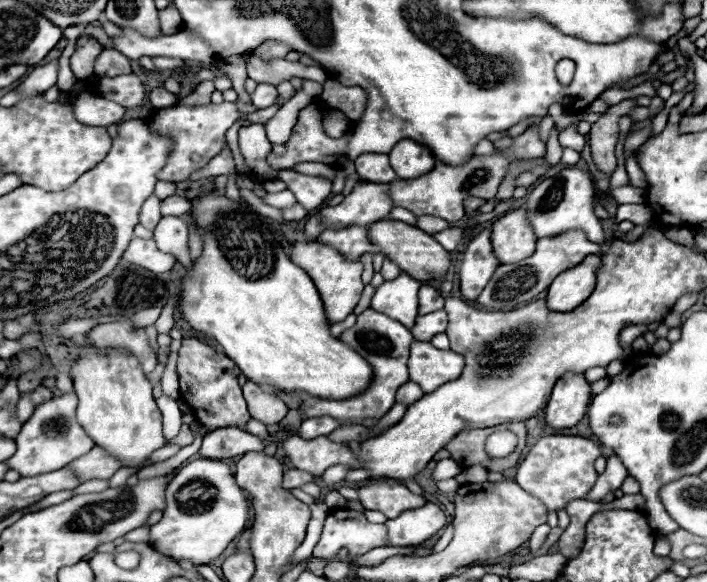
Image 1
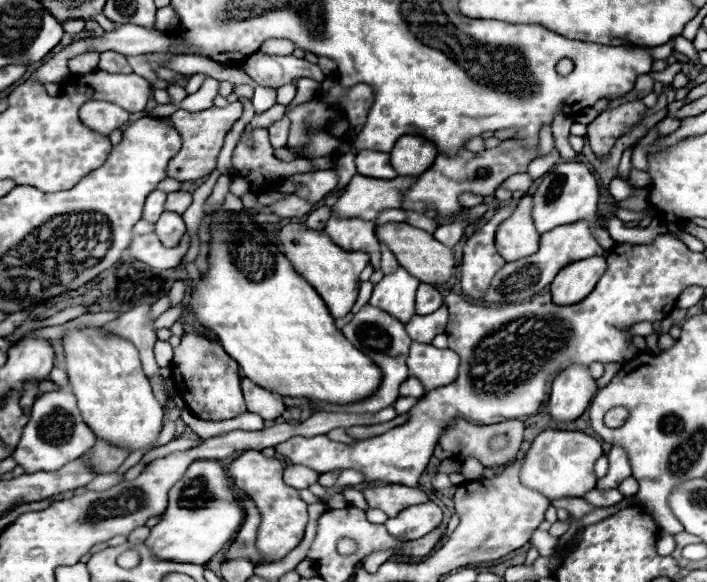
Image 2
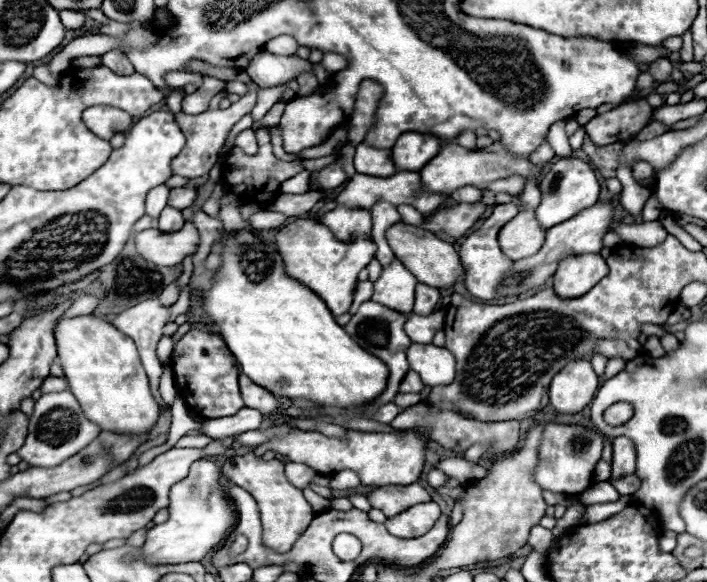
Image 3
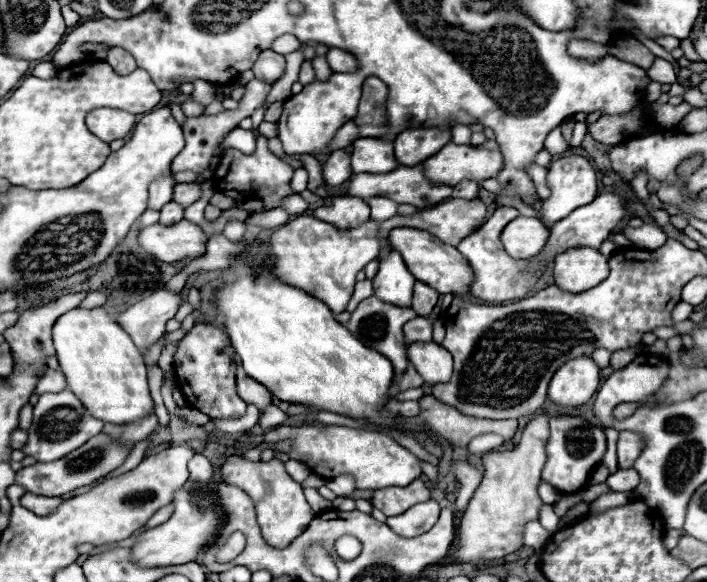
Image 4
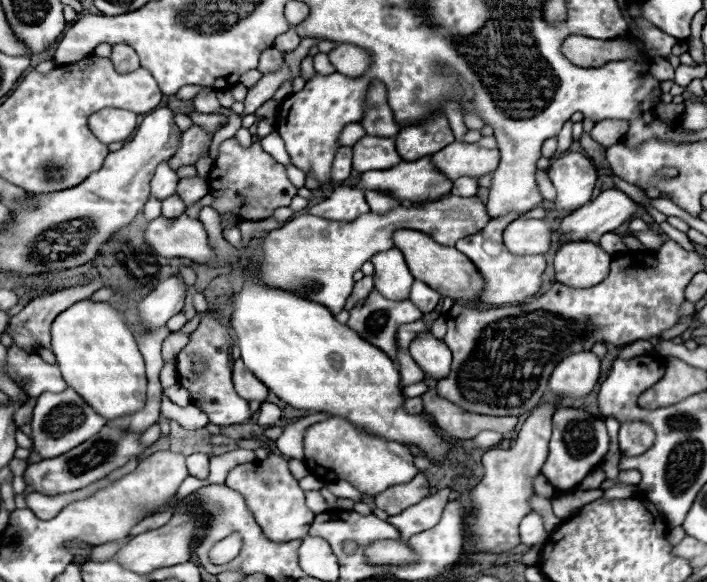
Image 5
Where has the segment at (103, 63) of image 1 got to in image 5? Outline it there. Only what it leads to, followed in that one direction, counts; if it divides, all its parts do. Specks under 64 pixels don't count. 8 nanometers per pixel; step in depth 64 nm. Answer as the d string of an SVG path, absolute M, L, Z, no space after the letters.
M116 44L116 46L112 46L110 60L112 60L114 68L116 68L118 72L122 72L122 74L140 68L136 52L134 52L130 46L126 46L126 44Z

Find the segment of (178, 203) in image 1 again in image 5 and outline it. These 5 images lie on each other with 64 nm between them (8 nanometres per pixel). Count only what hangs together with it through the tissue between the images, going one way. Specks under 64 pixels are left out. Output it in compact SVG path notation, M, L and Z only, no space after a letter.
M200 176L182 178L178 182L176 194L184 204L194 204L194 202L198 202L200 198L204 198L208 194L208 182L204 178L200 178Z

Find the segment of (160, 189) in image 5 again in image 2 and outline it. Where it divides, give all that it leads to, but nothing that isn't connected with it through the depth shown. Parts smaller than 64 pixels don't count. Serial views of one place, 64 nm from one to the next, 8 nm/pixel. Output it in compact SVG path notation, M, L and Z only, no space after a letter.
M154 190L148 198L146 198L146 204L144 204L144 212L142 212L142 220L150 222L150 224L156 224L160 214L164 212L164 200L166 200L166 194L160 192L160 190Z

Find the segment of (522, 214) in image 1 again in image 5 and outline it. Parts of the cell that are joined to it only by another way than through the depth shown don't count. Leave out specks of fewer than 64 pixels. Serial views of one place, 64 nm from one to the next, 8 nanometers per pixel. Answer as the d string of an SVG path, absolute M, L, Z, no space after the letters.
M516 218L504 230L504 244L510 254L546 254L550 248L552 224L538 218Z

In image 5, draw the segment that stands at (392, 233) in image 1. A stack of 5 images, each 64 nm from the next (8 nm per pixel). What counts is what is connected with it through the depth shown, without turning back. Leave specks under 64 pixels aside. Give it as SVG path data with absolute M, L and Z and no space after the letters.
M396 230L392 240L396 248L404 254L406 264L412 276L416 276L416 280L426 282L430 288L434 288L442 296L450 296L454 300L478 300L478 294L484 288L484 280L480 272L476 270L476 266L456 248L442 246L434 242L428 234L418 232L418 230Z

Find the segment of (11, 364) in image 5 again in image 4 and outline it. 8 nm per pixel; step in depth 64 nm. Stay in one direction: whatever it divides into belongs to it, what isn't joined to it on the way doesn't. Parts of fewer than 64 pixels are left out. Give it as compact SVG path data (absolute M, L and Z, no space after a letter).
M46 368L44 374L40 374L40 382L36 386L36 394L46 394L46 392L62 392L66 388L66 378L62 372Z

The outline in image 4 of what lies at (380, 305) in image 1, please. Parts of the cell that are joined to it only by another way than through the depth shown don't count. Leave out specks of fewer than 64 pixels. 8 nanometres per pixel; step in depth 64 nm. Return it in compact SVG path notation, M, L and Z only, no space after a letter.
M392 250L388 258L380 260L380 270L372 282L374 296L382 302L392 302L394 306L410 306L416 278L410 274L398 252Z

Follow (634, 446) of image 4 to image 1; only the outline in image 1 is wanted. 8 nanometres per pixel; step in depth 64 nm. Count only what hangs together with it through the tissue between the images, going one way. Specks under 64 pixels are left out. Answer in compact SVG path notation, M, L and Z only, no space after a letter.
M610 456L606 470L598 476L594 488L586 494L584 500L588 500L588 502L600 502L600 504L612 502L614 500L614 492L622 486L622 482L624 482L626 476L628 476L628 470L624 468L622 460L618 456Z

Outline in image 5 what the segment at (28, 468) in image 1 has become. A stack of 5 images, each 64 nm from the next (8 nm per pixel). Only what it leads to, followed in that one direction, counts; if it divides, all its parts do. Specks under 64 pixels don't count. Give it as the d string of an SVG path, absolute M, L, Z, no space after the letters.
M66 388L60 394L42 394L38 396L32 416L32 452L38 452L44 460L56 458L92 438L98 430L102 430L104 424L106 420L98 416L72 388Z

